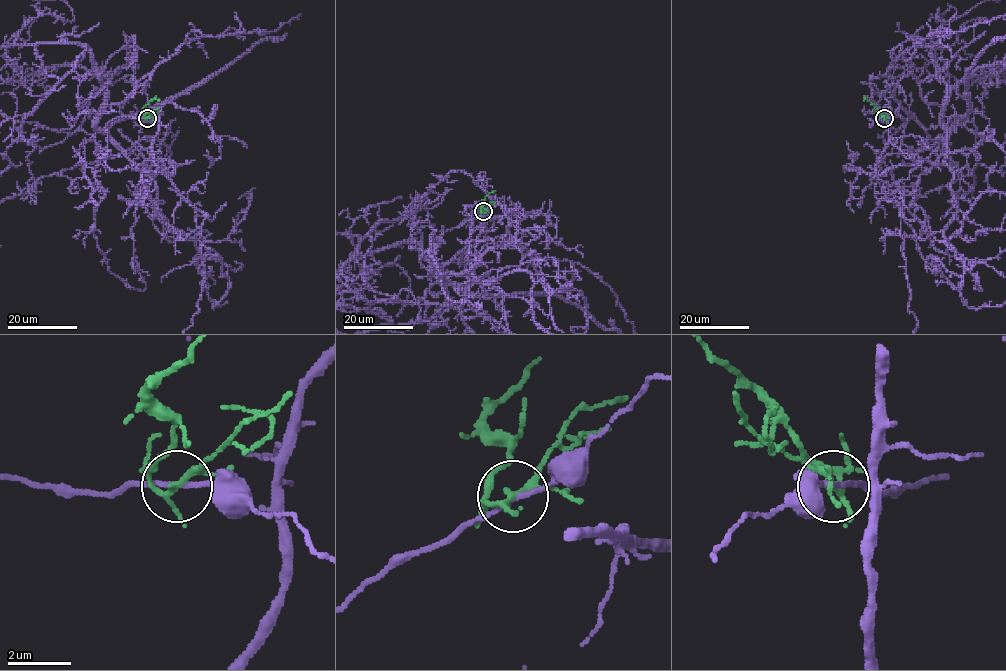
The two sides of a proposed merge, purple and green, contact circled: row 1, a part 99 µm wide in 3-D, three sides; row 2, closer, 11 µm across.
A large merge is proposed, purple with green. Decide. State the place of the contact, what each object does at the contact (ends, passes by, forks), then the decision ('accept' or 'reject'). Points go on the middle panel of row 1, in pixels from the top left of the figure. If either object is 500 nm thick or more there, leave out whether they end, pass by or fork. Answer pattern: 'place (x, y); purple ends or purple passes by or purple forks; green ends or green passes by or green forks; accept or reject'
place (483, 211); purple passes by; green forks; accept

